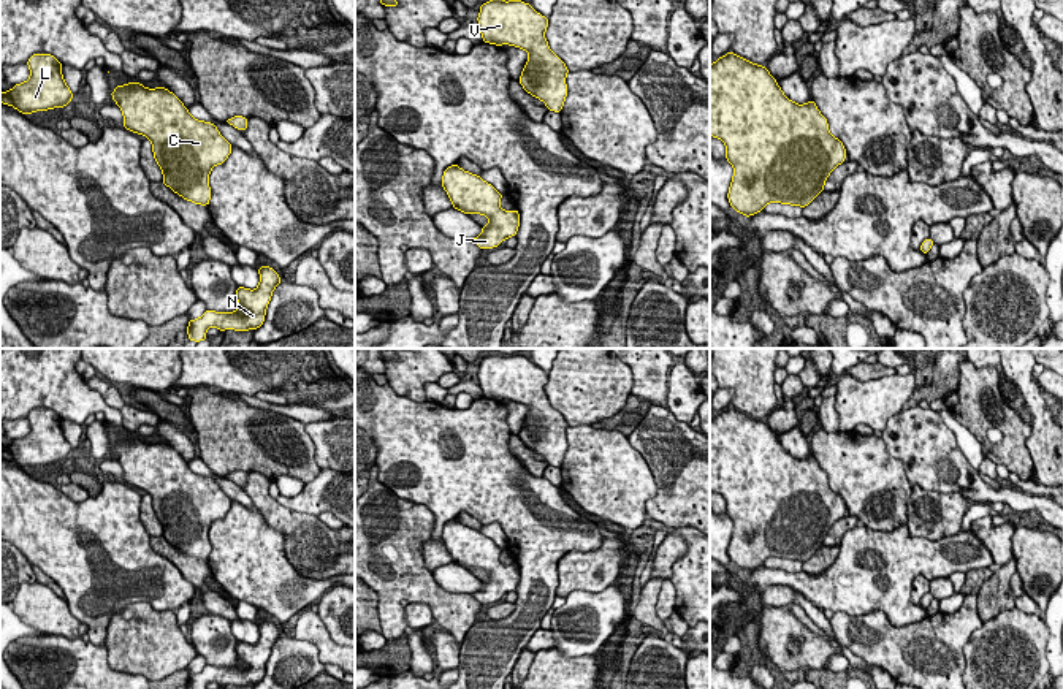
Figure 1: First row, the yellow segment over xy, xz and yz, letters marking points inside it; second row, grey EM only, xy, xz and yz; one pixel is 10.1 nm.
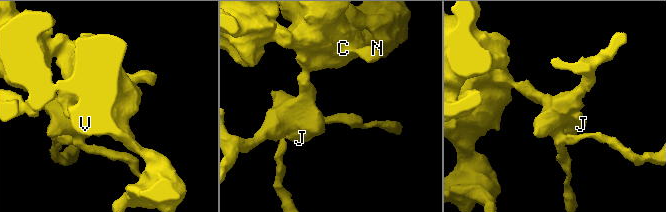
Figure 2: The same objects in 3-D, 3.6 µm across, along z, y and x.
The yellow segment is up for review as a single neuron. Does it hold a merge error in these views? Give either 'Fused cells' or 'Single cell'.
Single cell

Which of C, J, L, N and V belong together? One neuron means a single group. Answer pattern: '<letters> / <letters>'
C J L N V

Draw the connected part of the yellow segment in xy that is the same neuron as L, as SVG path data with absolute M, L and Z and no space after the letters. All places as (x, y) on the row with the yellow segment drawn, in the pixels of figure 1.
M33 54L27 62L30 78L0 92L0 103L16 108L29 116L35 111L48 111L67 106L73 93L63 81L62 63L51 54Z

